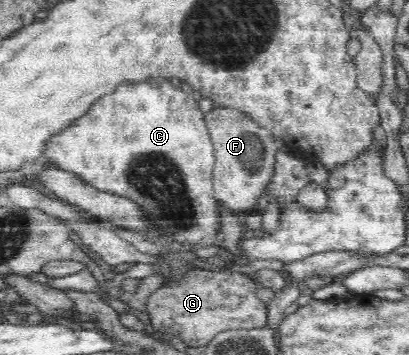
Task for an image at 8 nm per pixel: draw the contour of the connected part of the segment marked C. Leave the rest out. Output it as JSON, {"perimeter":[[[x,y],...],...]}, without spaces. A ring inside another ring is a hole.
{"perimeter":[[[148,79],[138,83],[124,83],[116,87],[111,94],[104,95],[88,111],[76,118],[67,128],[57,132],[56,135],[50,136],[45,143],[42,151],[42,157],[46,165],[59,167],[61,170],[76,174],[81,181],[100,191],[112,192],[116,195],[127,196],[128,199],[135,200],[140,207],[162,228],[162,235],[169,237],[172,241],[178,241],[181,244],[197,245],[202,239],[213,237],[218,234],[221,215],[216,208],[216,198],[213,194],[213,167],[215,164],[215,151],[211,142],[207,123],[205,122],[205,113],[200,110],[198,102],[192,97],[192,93],[186,93],[178,87],[174,87],[170,80],[165,79]]]}

